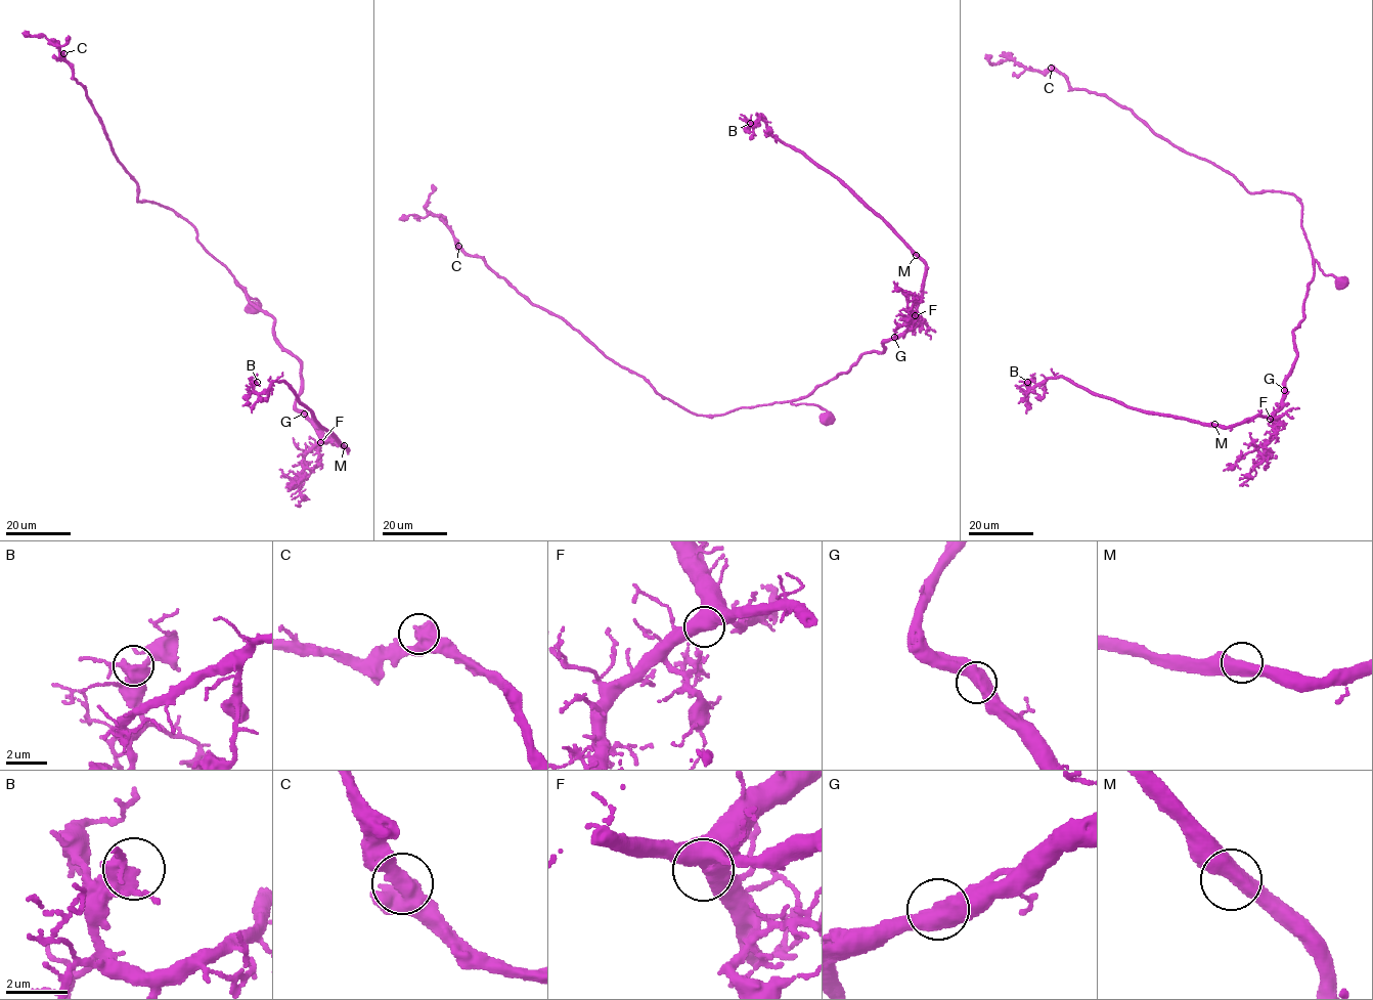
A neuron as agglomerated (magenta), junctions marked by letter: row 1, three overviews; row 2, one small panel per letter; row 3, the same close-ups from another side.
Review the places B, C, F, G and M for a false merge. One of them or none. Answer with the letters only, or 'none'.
none

